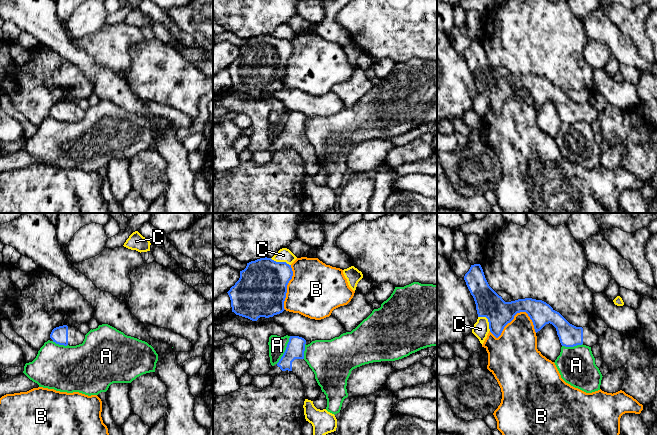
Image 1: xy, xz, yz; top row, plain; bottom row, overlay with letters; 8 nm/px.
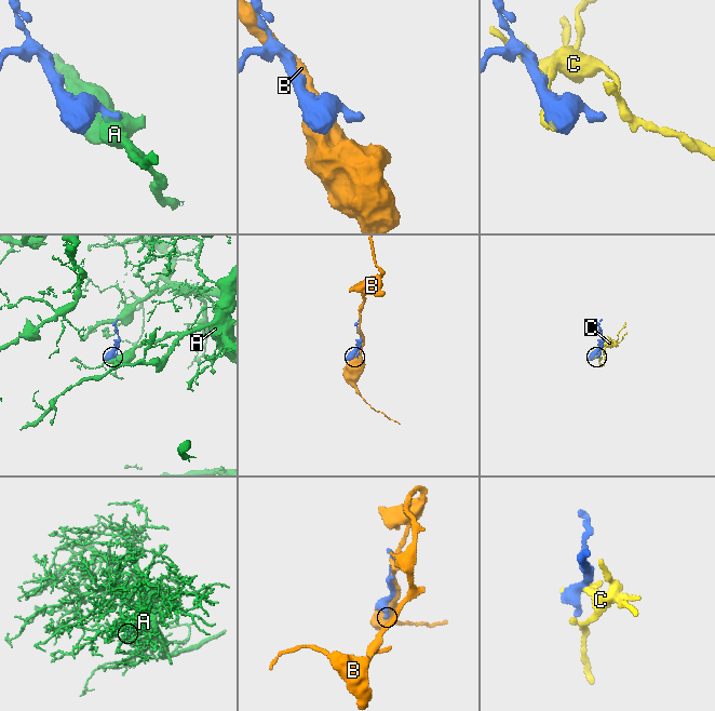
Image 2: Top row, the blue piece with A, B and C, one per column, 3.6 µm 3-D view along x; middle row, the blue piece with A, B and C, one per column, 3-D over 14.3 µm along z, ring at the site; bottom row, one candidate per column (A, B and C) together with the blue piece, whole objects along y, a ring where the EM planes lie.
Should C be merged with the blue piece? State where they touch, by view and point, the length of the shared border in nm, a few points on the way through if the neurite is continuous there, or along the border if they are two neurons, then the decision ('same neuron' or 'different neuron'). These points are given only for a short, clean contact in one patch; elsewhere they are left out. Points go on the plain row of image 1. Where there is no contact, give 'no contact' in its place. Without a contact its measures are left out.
yz (488, 96) | 160 nm | different neuron

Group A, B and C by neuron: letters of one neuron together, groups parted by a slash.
A / B / C

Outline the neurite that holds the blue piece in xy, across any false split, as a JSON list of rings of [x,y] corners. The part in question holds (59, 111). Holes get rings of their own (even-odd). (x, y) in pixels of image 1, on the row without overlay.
[[[63,101],[54,104],[50,110],[50,114],[59,121],[76,122],[83,119],[85,111],[76,103]]]

